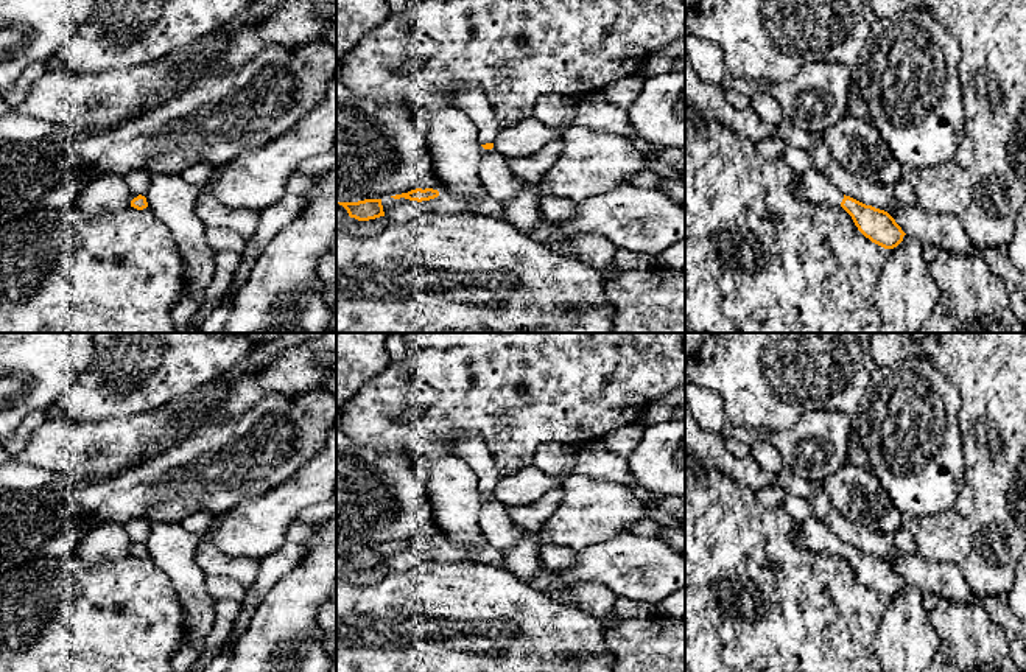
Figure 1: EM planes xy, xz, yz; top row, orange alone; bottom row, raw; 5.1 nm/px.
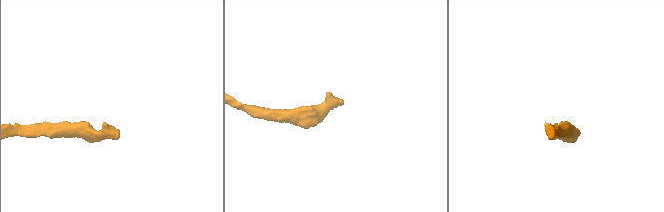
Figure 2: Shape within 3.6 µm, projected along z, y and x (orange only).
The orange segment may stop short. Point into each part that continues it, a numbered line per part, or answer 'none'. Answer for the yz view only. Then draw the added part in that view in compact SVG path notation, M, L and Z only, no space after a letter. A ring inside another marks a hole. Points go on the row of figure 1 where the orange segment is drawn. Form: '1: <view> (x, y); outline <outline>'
1: yz (815, 187); outline M814 166L802 176L796 176L796 190L802 199L813 204L841 207L844 199L844 194Z

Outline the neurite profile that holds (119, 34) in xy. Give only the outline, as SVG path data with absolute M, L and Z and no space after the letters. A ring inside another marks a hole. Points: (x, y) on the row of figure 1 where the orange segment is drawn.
M95 0L90 17L56 51L64 67L79 73L125 70L187 48L215 33L257 0Z

